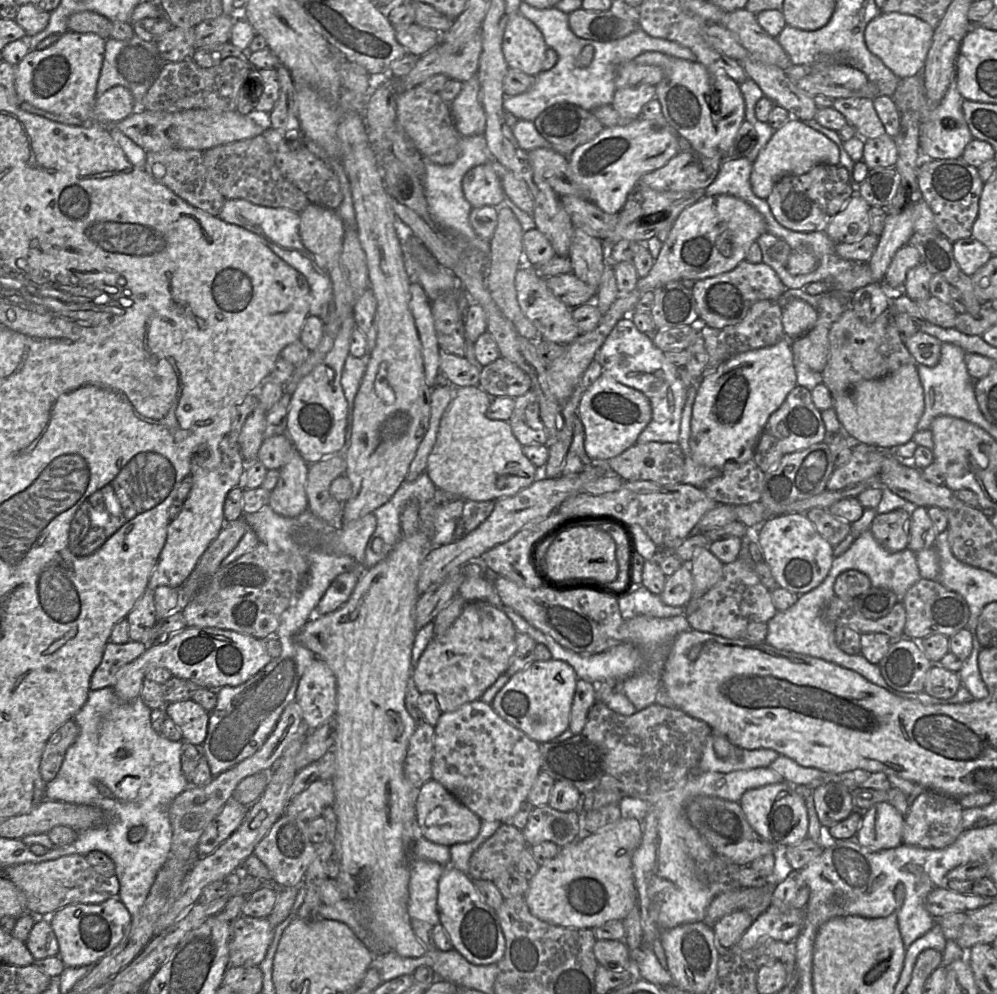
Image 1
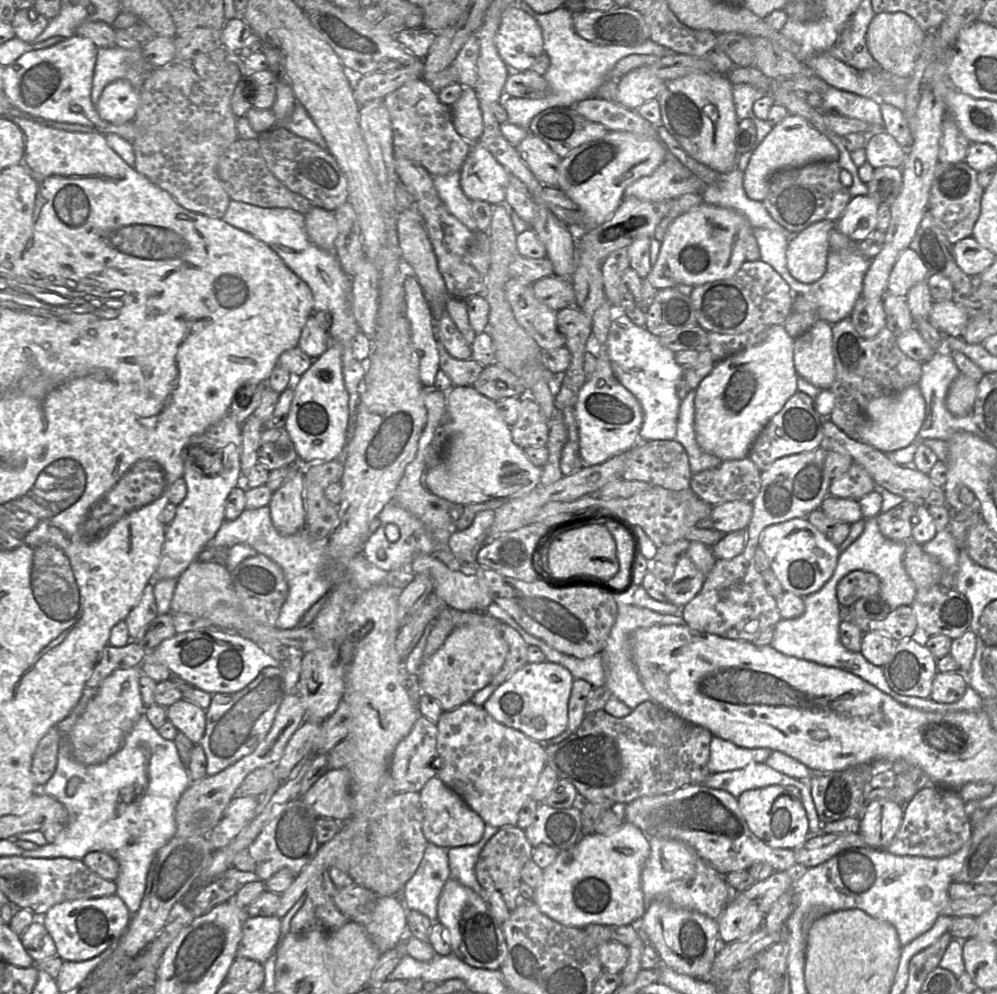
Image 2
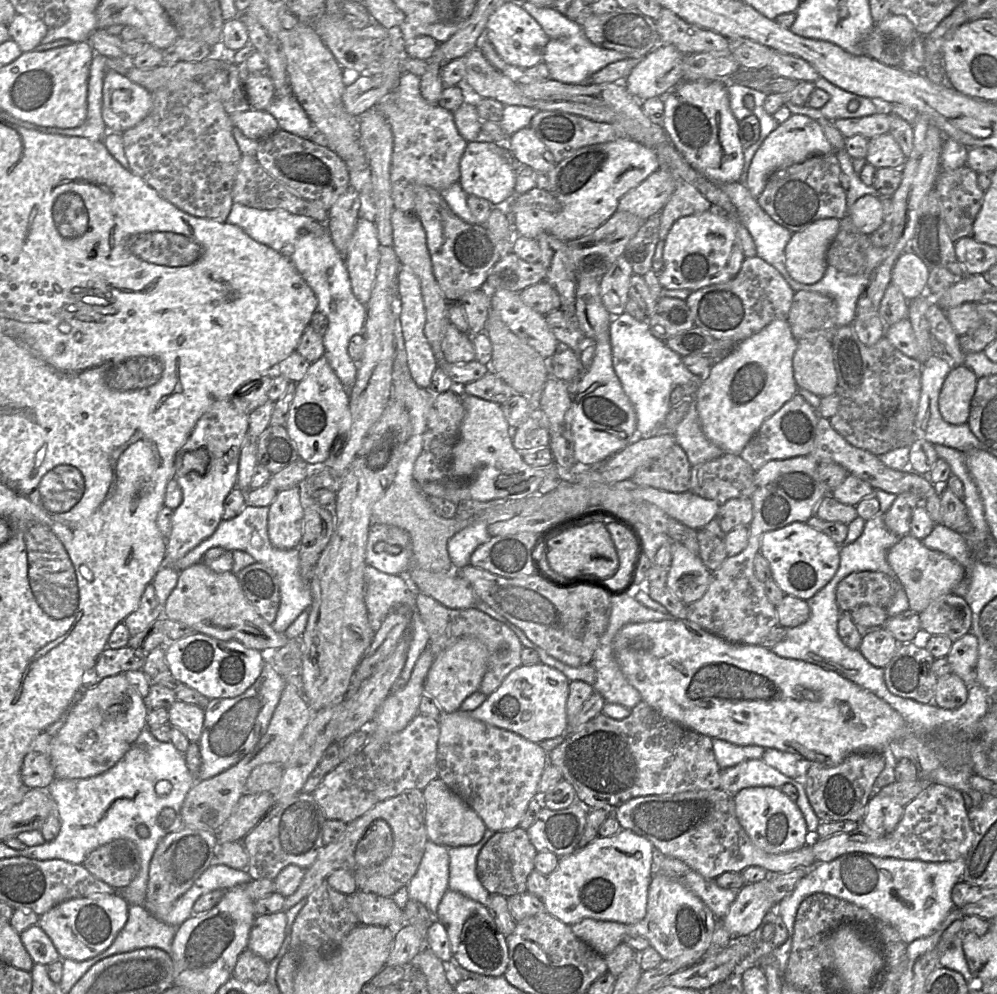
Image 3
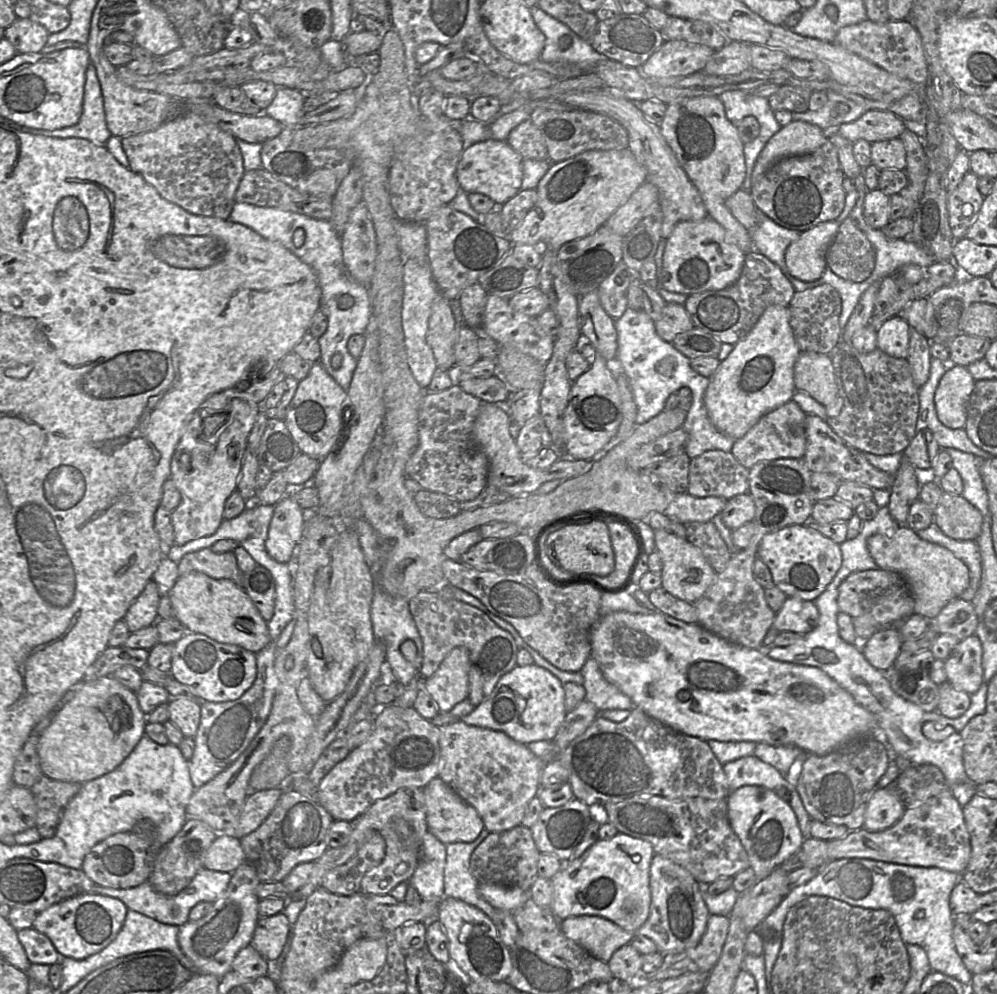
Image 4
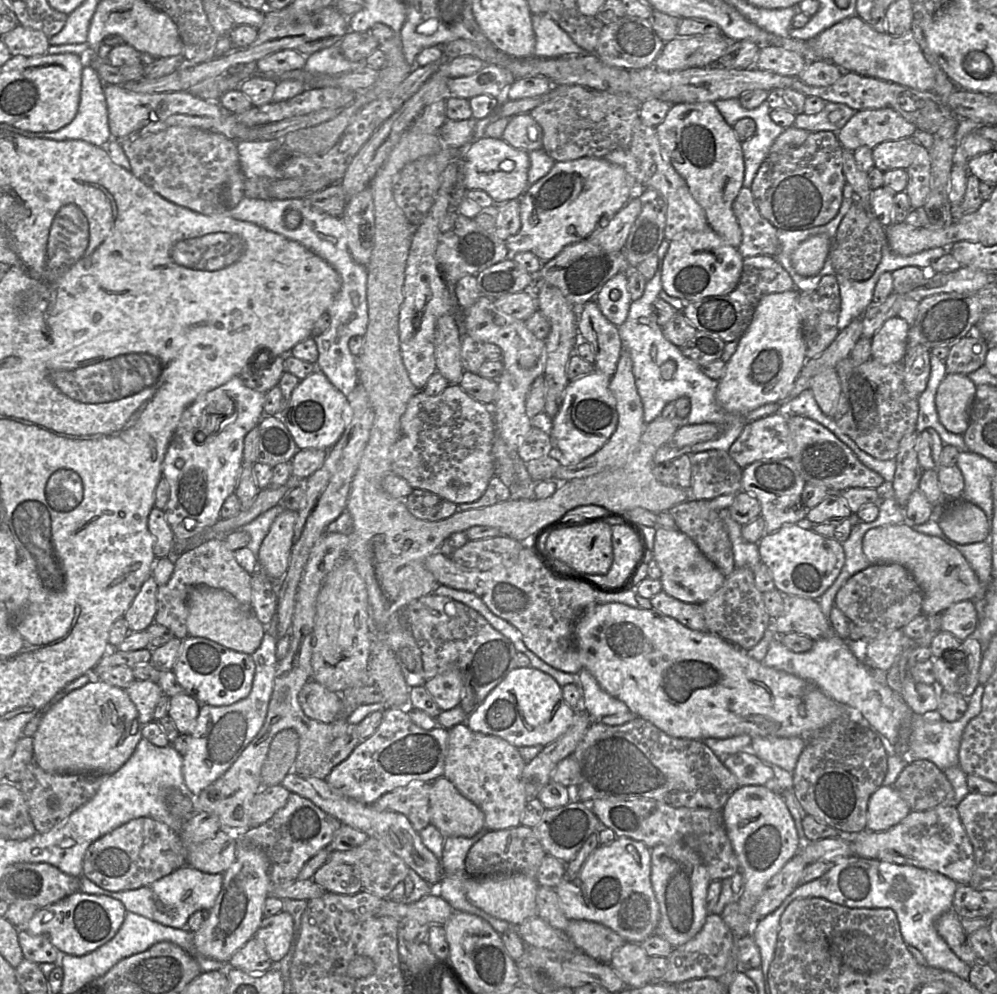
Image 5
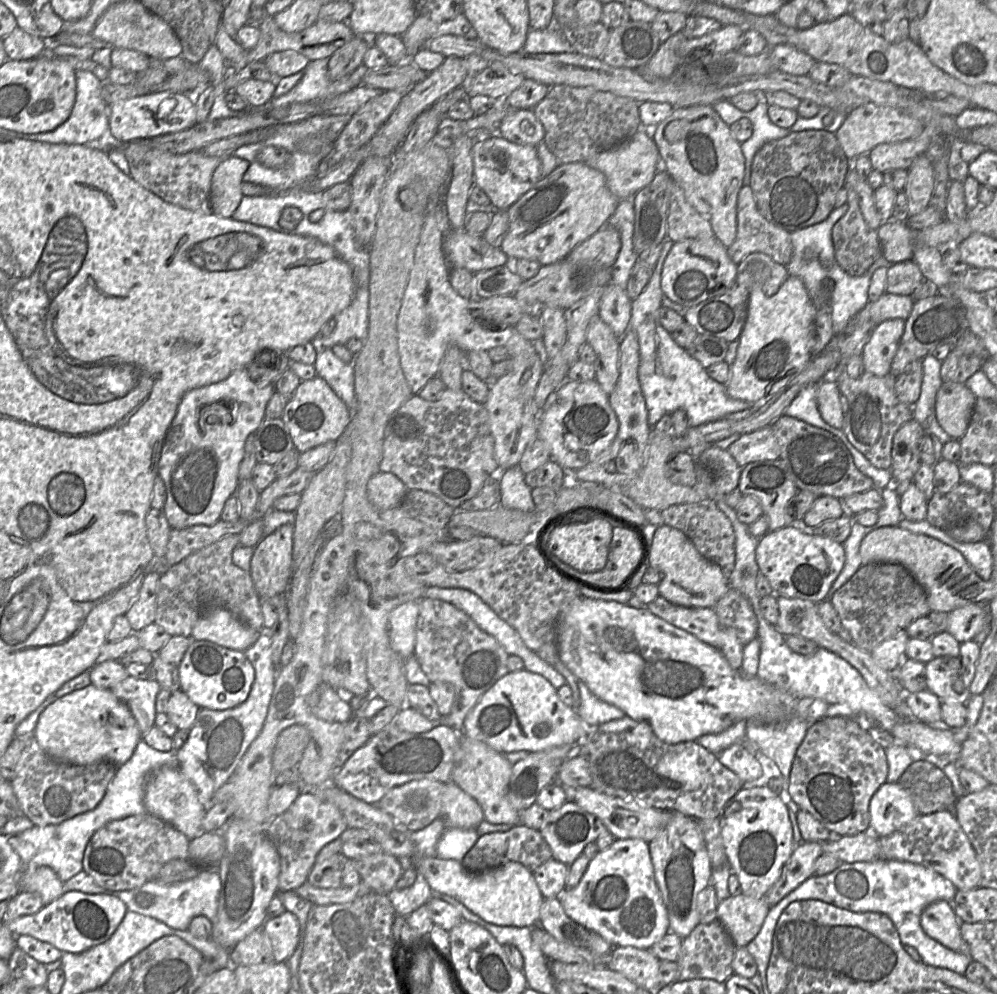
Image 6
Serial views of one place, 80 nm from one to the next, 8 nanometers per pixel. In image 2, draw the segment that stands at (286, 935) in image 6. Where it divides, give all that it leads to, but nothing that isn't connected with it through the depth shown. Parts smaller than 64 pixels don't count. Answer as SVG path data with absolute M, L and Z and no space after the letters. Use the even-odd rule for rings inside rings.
M276 915L247 917L242 926L242 938L236 957L263 964L277 944L280 928L281 918Z

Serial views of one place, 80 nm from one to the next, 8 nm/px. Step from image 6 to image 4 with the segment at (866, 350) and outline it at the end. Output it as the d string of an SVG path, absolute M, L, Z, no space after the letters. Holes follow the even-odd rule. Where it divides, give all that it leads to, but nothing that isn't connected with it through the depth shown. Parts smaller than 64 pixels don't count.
M901 315L888 318L877 328L877 348L892 357L906 359L910 331L910 325Z

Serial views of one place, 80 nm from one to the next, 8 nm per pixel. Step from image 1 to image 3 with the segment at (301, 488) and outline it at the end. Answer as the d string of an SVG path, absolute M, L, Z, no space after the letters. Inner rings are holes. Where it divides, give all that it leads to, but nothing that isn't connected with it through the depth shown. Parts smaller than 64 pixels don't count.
M300 485L279 490L269 506L268 535L272 545L279 549L297 548L303 536L303 524Z

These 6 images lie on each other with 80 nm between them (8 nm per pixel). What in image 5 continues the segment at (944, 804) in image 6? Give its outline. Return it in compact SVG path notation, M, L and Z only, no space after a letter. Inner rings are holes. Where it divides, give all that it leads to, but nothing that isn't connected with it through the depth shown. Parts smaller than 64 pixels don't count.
M912 760L899 774L895 782L891 785L899 795L907 802L911 811L926 811L939 805L955 804L954 790L945 773L934 763L928 760Z

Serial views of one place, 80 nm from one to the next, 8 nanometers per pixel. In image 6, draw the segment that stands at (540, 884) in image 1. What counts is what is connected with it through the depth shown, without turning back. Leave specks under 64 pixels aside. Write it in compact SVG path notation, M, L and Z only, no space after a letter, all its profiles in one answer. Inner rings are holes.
M615 839L607 849L598 851L578 885L571 889L565 888L560 894L560 901L572 920L590 932L598 933L613 947L649 949L670 932L667 910L655 880L649 844L642 839Z

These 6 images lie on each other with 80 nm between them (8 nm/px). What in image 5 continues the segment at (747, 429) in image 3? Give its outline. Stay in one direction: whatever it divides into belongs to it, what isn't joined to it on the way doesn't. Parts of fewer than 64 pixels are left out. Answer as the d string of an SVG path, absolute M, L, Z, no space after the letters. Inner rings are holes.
M793 288L766 295L759 301L749 327L738 340L736 351L726 362L725 373L718 380L715 398L724 411L735 416L746 416L762 405L788 400L788 394L807 361L798 306L799 294L800 291Z

